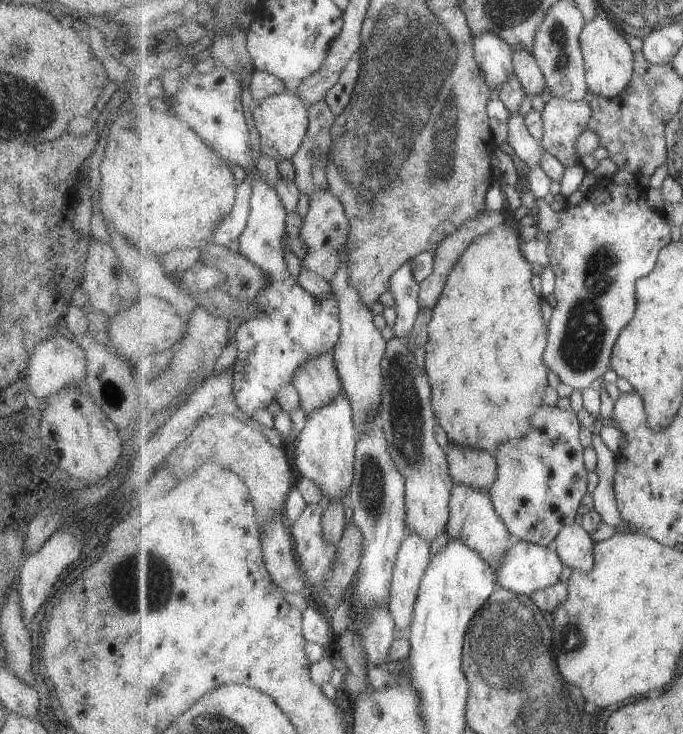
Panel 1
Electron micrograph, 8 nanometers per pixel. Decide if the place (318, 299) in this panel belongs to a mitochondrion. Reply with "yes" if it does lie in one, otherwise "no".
no

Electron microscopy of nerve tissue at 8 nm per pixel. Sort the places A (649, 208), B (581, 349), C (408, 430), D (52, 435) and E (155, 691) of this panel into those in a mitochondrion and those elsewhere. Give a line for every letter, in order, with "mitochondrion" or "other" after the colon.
A: other
B: mitochondrion
C: mitochondrion
D: other
E: mitochondrion

